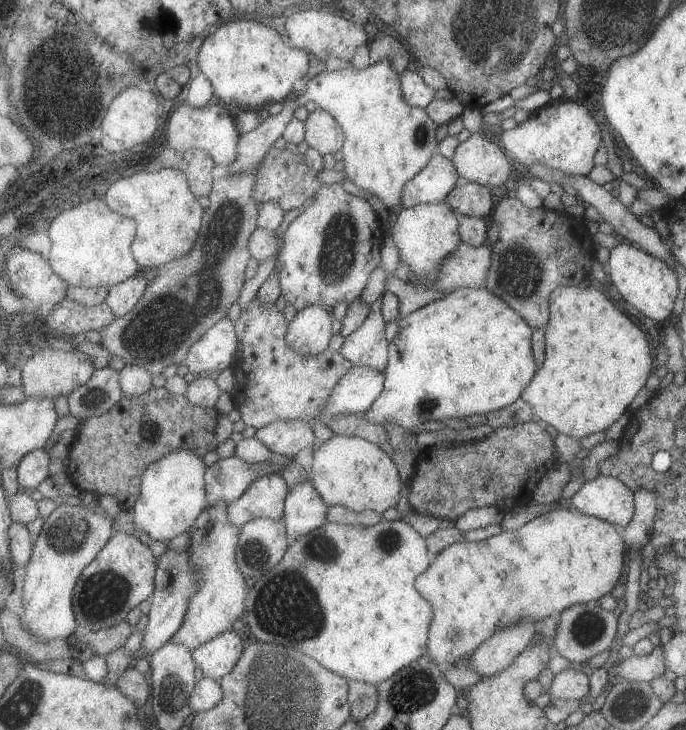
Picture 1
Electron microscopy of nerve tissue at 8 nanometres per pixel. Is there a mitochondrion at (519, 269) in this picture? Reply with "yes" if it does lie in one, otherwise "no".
yes

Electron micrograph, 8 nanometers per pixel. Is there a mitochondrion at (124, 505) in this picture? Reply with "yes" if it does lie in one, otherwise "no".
no

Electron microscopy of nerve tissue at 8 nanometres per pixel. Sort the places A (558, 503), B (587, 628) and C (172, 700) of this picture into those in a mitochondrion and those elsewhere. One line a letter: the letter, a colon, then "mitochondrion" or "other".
A: other
B: mitochondrion
C: mitochondrion

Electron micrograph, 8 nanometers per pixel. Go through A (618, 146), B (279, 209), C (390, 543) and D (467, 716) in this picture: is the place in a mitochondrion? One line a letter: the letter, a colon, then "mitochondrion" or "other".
A: other
B: other
C: mitochondrion
D: other

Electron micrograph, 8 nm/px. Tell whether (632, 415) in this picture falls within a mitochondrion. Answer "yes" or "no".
no

